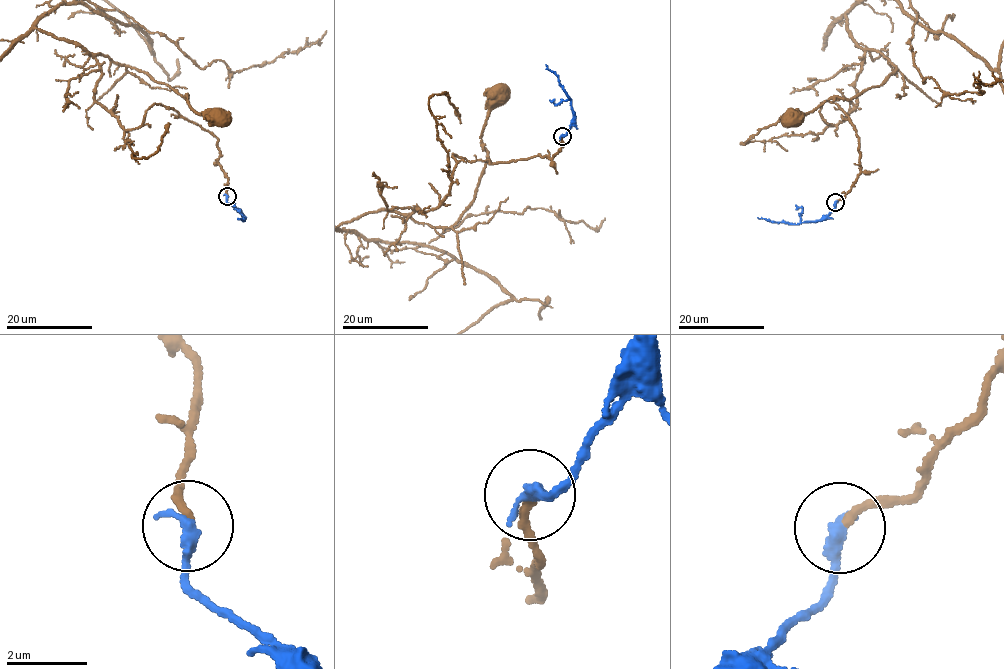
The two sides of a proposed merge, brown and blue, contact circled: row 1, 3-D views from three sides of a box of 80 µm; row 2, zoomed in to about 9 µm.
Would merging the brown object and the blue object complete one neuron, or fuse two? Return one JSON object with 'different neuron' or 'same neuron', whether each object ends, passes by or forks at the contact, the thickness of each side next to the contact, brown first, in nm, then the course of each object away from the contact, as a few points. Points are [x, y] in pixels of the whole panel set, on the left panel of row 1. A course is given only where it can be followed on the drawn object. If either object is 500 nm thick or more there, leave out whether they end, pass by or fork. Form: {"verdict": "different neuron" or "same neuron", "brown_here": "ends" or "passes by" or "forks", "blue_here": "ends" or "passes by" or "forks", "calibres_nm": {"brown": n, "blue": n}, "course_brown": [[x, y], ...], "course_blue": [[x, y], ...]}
{"verdict": "same neuron", "brown_here": "ends", "blue_here": "ends", "calibres_nm": {"brown": 200, "blue": 320}, "course_brown": [[227, 195], [217, 138], [158, 103], [124, 130], [96, 100], [95, 55], [147, 73], [219, 118]], "course_blue": [[227, 195], [226, 202], [245, 217], [243, 221], [240, 218]]}

